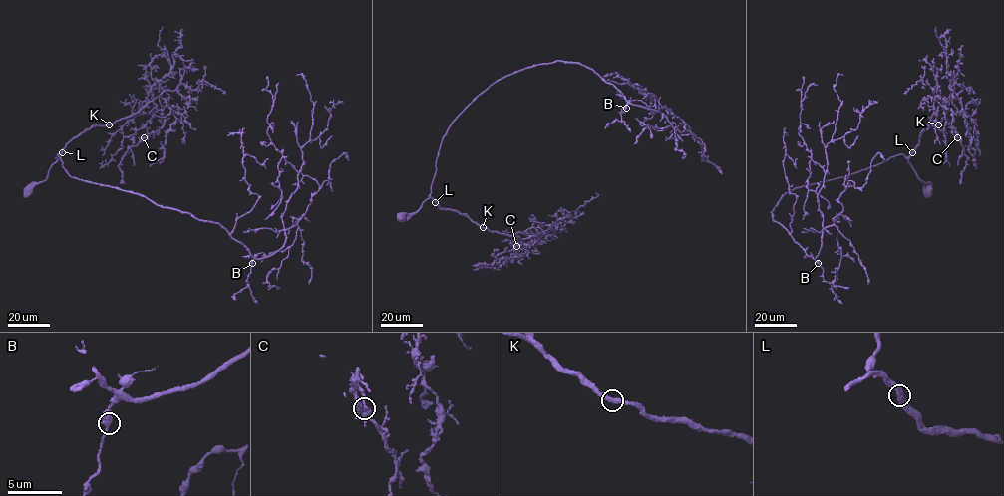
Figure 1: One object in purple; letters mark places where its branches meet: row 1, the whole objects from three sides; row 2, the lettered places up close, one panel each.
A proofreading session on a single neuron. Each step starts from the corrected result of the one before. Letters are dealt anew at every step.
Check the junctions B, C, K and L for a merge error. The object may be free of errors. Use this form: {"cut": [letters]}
{"cut": []}

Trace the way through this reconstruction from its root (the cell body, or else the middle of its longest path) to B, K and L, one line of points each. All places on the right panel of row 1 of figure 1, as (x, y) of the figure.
B: (928, 191), (908, 159), (899, 154), (844, 177), (788, 191), (771, 211), (772, 219), (818, 263)
K: (928, 191), (908, 159), (919, 144), (925, 128), (938, 124)
L: (928, 191), (908, 162), (912, 152)

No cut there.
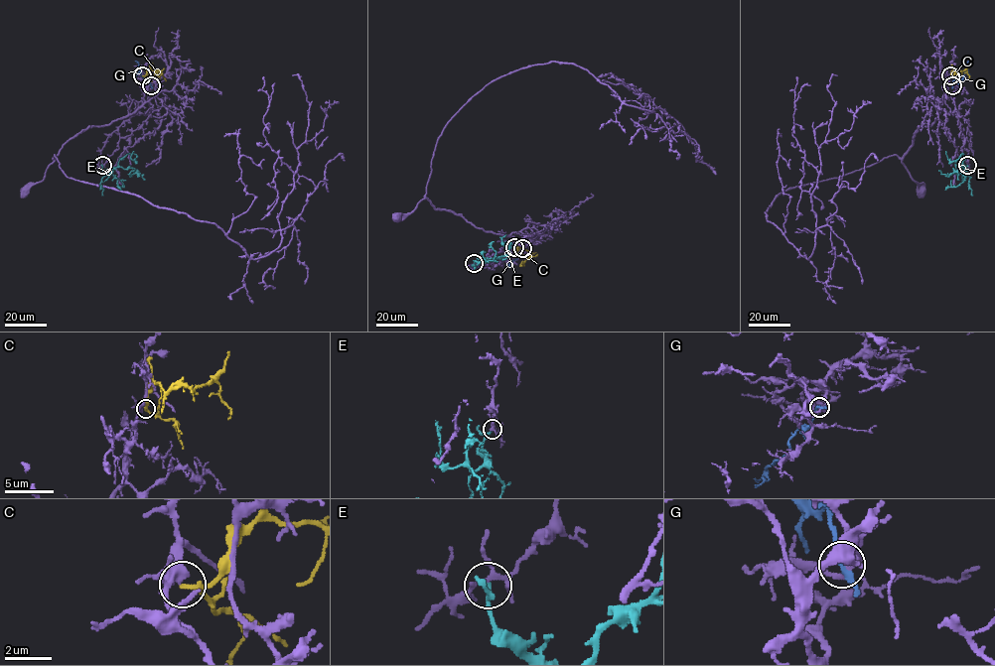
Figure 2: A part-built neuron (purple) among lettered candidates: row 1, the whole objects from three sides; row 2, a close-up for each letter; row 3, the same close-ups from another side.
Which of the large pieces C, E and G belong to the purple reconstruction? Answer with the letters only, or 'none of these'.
none of these

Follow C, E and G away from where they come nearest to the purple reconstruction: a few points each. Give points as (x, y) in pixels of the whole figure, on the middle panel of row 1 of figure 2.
C: (514, 247), (529, 251), (522, 265)
E: (474, 264), (484, 258), (505, 259), (507, 246), (502, 243), (505, 242)
G: (522, 248), (506, 265)

